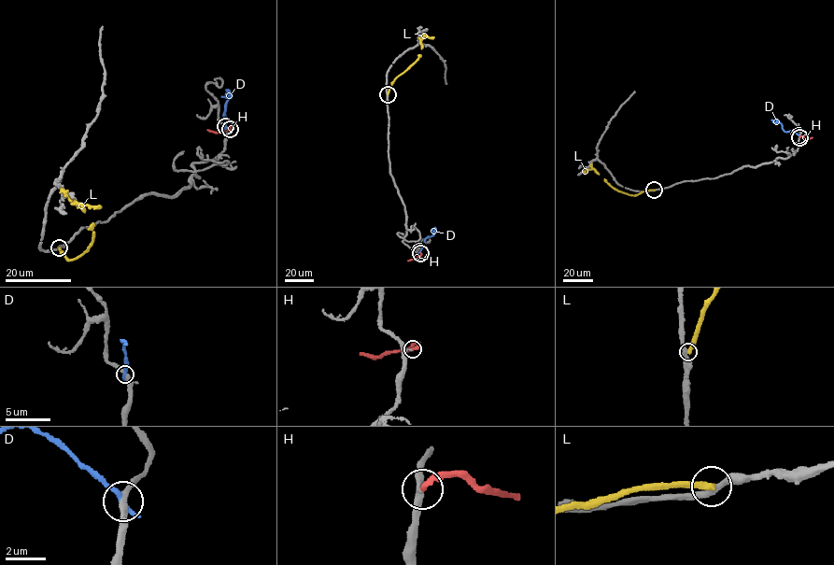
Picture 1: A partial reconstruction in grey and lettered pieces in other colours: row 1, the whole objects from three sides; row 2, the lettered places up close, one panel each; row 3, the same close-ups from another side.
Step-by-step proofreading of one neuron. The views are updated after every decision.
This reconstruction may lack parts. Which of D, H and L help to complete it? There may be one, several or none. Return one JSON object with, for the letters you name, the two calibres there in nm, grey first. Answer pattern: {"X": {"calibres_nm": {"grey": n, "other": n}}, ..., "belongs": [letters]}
{"H": {"calibres_nm": {"grey": 200, "other": 240}}, "belongs": ["H"]}

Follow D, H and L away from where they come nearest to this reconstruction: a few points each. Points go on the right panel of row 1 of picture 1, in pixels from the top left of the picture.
D: (798, 136), (792, 131), (784, 131), (782, 124), (771, 120)
H: (799, 137), (812, 137)
L: (654, 190), (629, 195), (617, 190), (593, 169), (585, 172)

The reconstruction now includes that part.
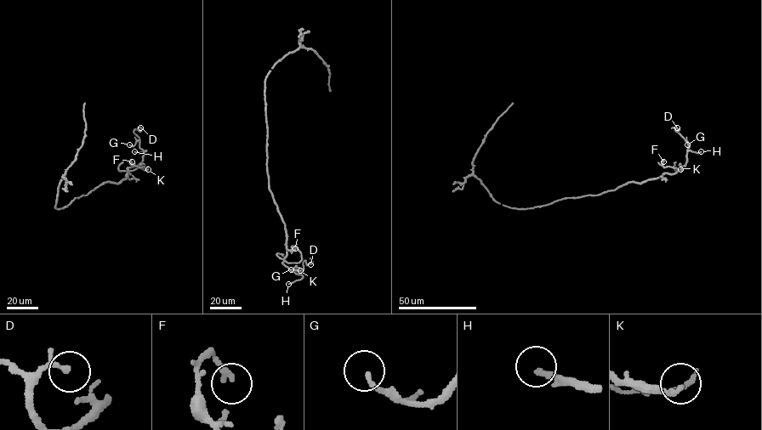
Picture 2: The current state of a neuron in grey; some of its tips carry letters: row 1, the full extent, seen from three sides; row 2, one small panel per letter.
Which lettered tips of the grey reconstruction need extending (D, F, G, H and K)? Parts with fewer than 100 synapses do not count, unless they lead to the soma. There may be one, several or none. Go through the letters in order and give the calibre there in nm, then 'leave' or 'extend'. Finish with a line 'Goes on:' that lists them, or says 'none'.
D: 130 nm thick; leave
F: 190 nm thick; leave
G: 160 nm thick; leave
H: 200 nm thick; extend
K: 180 nm thick; leave
Goes on: H

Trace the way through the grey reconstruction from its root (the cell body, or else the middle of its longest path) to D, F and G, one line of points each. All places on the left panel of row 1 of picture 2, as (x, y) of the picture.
D: (76, 197), (105, 182), (120, 182), (131, 173), (127, 167), (142, 161), (144, 151), (133, 132), (140, 127)
F: (76, 197), (87, 195), (105, 182), (118, 183), (129, 171), (144, 166), (133, 166), (132, 161)
G: (76, 197), (105, 182), (127, 178), (127, 167), (142, 161), (144, 155), (139, 141), (129, 144)

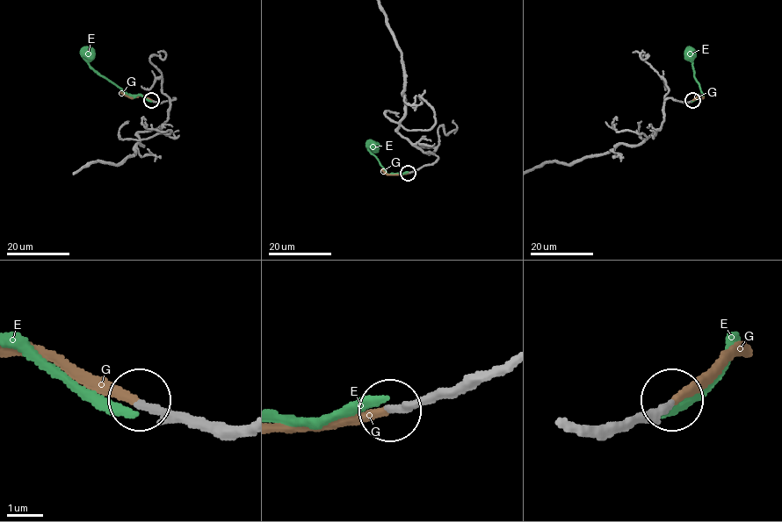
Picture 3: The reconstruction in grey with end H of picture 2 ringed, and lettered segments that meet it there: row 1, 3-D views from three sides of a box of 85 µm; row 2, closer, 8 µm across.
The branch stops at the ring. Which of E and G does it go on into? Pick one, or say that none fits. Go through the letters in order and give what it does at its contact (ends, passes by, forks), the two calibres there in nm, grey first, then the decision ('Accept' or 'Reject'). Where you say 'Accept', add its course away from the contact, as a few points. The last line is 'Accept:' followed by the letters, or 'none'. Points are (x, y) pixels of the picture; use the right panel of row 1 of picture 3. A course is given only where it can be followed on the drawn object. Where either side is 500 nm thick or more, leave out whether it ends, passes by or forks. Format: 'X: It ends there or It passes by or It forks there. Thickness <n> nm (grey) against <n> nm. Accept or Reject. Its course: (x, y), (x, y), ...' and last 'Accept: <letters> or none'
E: It ends there. Thickness 240 nm (grey) against 240 nm. Reject
G: It ends there. Thickness 220 nm (grey) against 220 nm. Accept. Its course: (692, 101), (698, 96), (704, 97), (701, 93)
Accept: G

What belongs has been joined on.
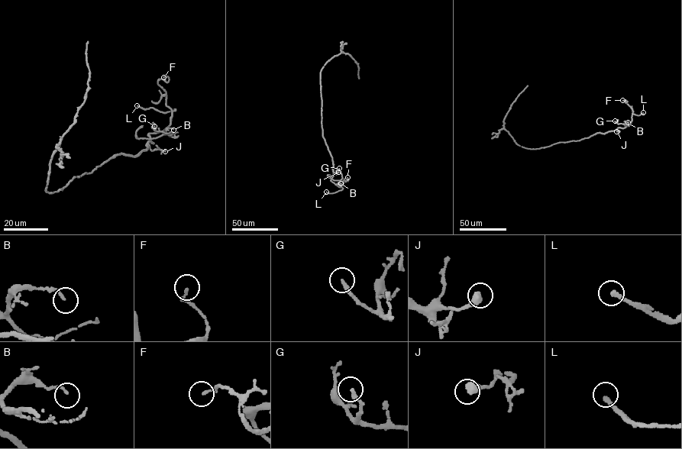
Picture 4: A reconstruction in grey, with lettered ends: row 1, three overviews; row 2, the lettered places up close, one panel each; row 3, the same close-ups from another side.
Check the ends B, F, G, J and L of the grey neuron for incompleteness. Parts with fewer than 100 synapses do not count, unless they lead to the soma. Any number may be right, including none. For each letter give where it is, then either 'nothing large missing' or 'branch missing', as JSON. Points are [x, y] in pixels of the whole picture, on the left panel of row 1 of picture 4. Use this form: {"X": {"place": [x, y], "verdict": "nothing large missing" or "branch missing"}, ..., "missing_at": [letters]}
{"B": {"place": [173, 130], "verdict": "nothing large missing"}, "F": {"place": [163, 77], "verdict": "nothing large missing"}, "G": {"place": [154, 126], "verdict": "nothing large missing"}, "J": {"place": [165, 151], "verdict": "nothing large missing"}, "L": {"place": [137, 105], "verdict": "branch missing"}, "missing_at": ["L"]}

